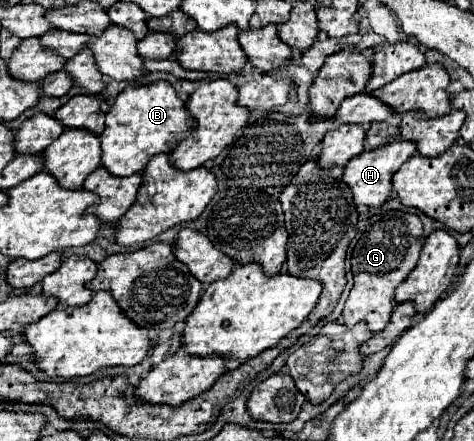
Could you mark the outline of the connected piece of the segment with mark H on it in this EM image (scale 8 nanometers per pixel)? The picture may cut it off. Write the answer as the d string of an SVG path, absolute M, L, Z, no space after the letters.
M397 141L397 143L389 143L389 147L381 147L379 151L363 151L361 155L353 157L345 169L343 169L343 181L349 185L351 193L353 193L353 201L355 205L367 205L367 207L381 207L389 193L391 193L391 177L393 173L405 163L409 161L409 157L413 157L417 151L415 143L409 141Z

